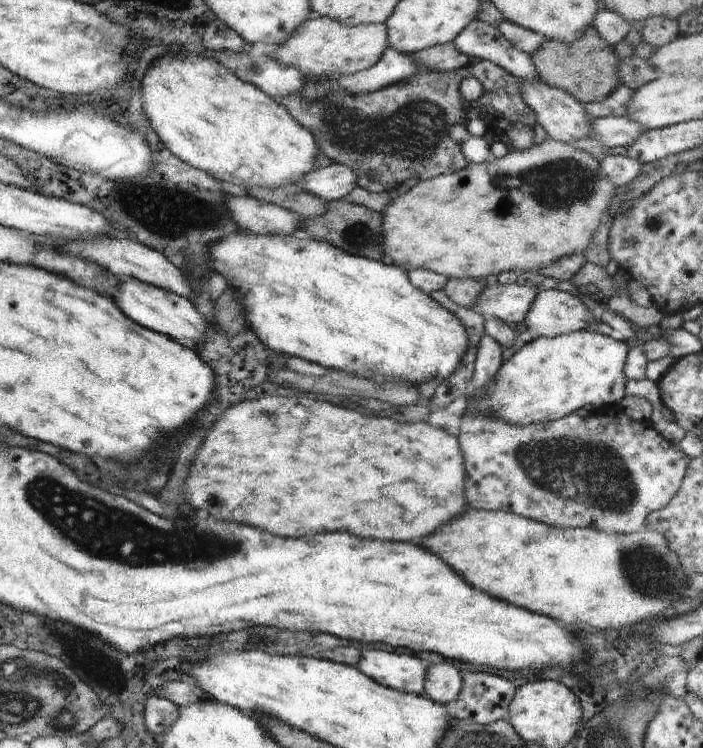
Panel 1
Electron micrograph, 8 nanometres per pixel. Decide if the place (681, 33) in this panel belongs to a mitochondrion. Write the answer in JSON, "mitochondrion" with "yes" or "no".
{"mitochondrion":"no"}

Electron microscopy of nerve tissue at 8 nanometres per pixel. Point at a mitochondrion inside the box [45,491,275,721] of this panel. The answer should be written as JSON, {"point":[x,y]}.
{"point":[102,677]}

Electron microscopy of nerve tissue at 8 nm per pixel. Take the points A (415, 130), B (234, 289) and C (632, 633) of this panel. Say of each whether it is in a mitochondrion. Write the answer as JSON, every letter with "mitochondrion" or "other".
{"A":"mitochondrion","B":"other","C":"other"}

